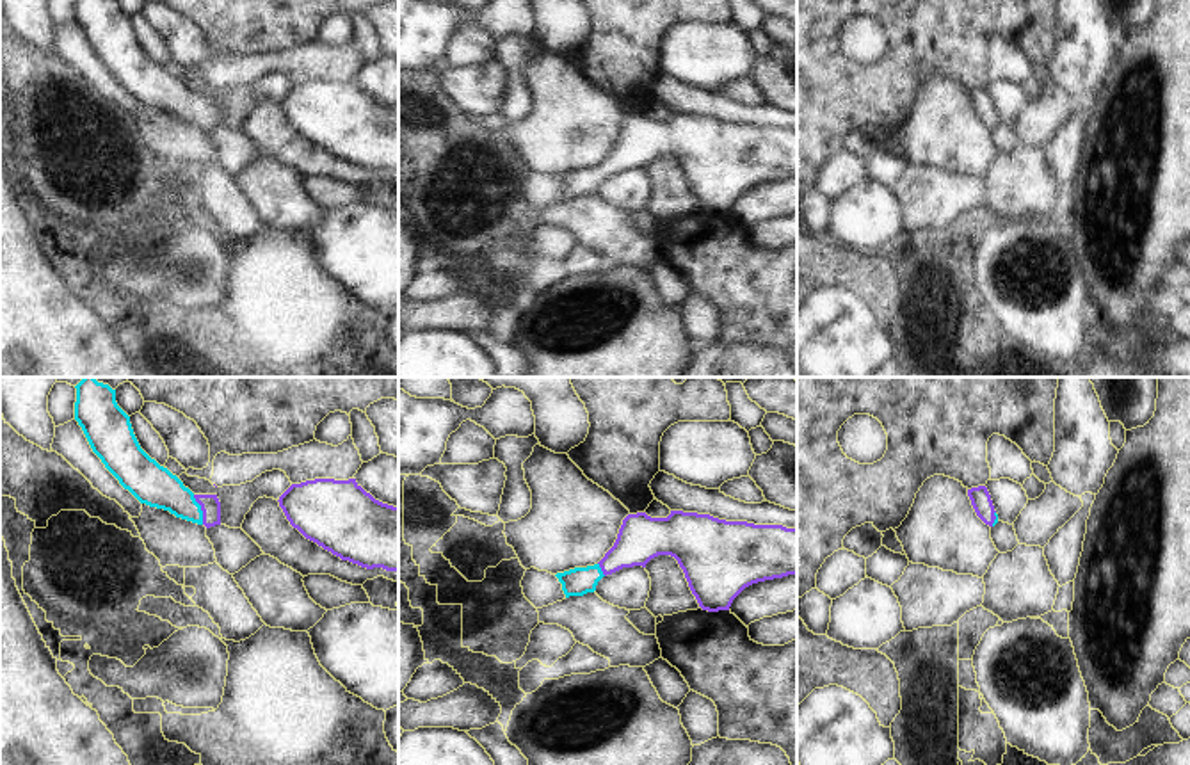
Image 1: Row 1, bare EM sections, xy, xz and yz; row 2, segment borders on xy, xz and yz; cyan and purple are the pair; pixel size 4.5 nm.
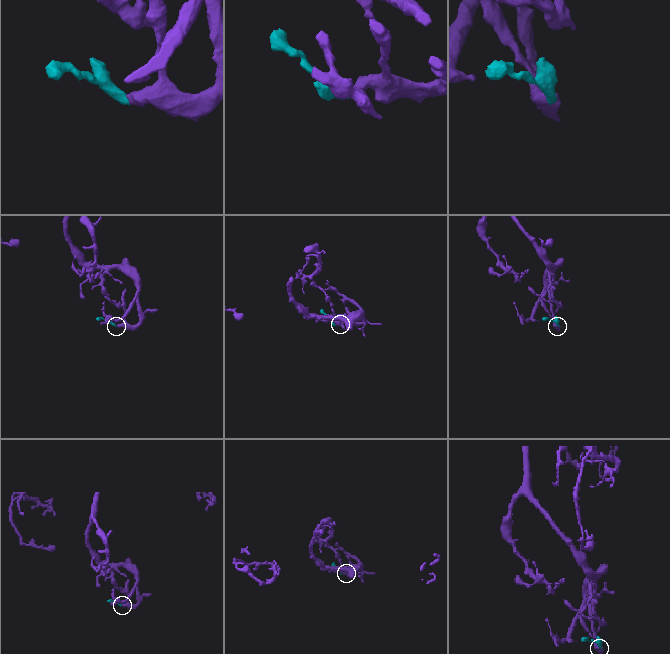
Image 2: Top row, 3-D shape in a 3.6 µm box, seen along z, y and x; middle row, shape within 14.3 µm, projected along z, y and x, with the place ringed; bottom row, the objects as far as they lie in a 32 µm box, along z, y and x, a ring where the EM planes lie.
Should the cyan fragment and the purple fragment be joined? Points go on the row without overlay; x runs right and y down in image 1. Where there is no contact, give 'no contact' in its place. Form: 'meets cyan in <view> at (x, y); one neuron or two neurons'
meets cyan in xy at (200, 111); one neuron

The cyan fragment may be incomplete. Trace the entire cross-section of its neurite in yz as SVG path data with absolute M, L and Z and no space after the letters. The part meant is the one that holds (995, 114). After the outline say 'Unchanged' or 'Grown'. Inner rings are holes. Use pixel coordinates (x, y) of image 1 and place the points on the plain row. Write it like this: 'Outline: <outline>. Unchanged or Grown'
Outline: M985 87L971 89L968 91L968 98L971 101L971 107L977 114L977 117L989 128L994 128L998 125L998 116L994 112L991 96Z. Grown.

